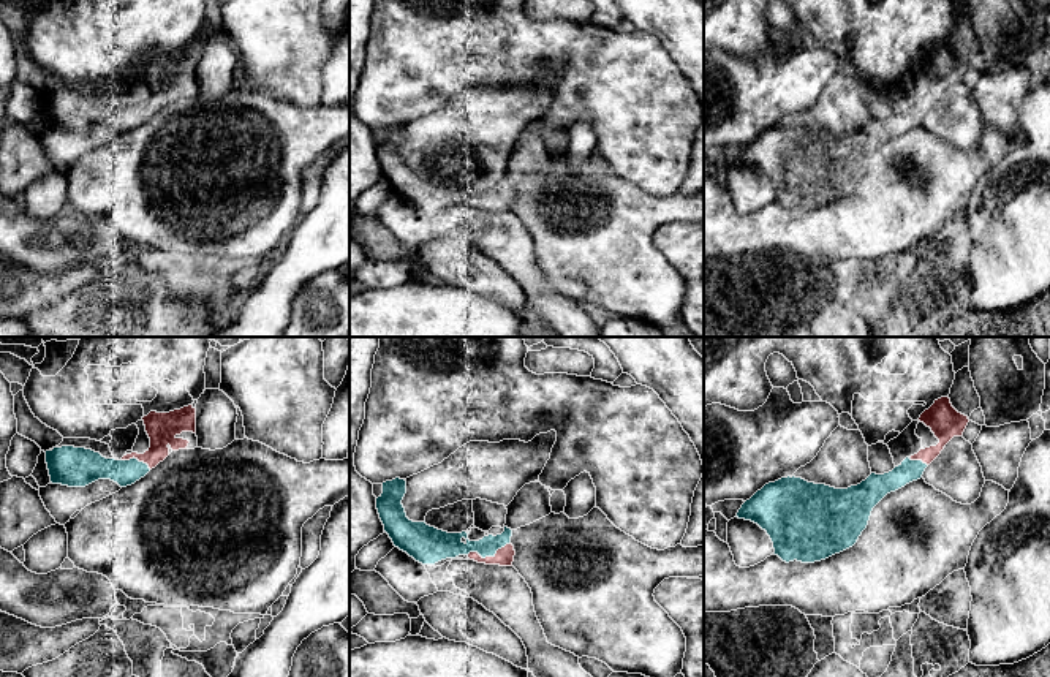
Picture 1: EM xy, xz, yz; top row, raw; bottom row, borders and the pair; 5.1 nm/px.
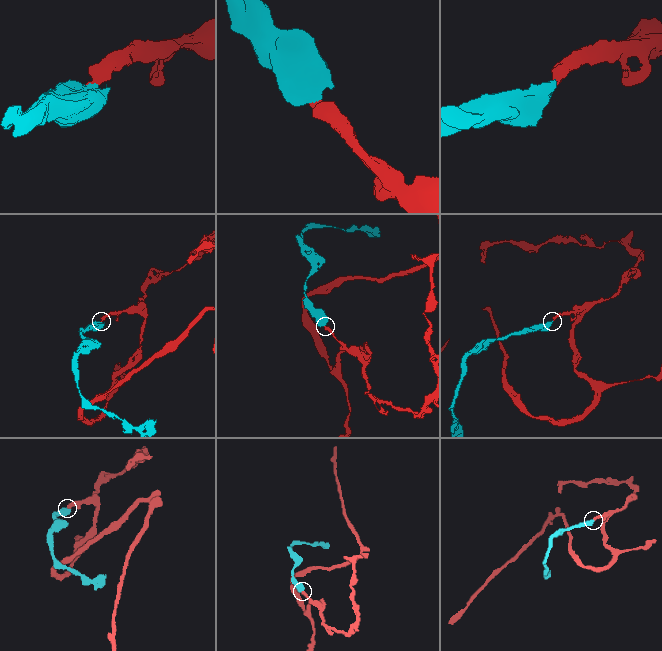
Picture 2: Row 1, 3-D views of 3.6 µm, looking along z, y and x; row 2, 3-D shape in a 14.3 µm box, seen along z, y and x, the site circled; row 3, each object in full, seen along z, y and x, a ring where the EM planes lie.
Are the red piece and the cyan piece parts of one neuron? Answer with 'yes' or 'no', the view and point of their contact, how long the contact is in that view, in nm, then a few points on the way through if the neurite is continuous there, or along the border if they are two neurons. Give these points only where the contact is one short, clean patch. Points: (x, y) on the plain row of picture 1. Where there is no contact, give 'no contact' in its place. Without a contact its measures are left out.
yes; contact xz (487, 203); length 240 nm

